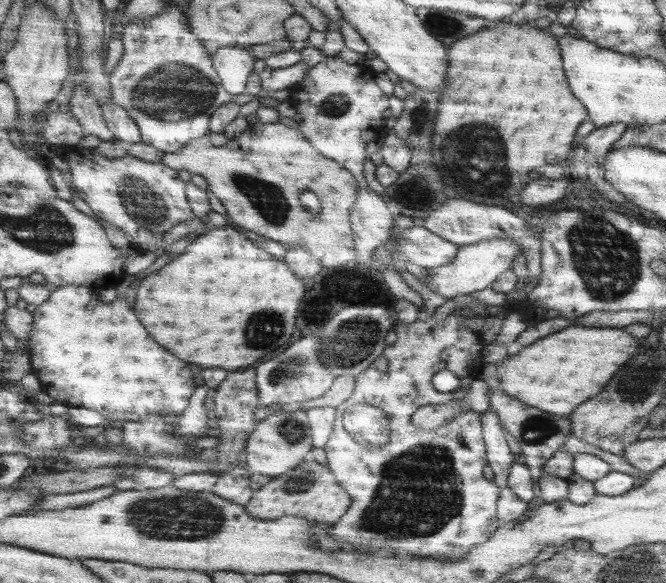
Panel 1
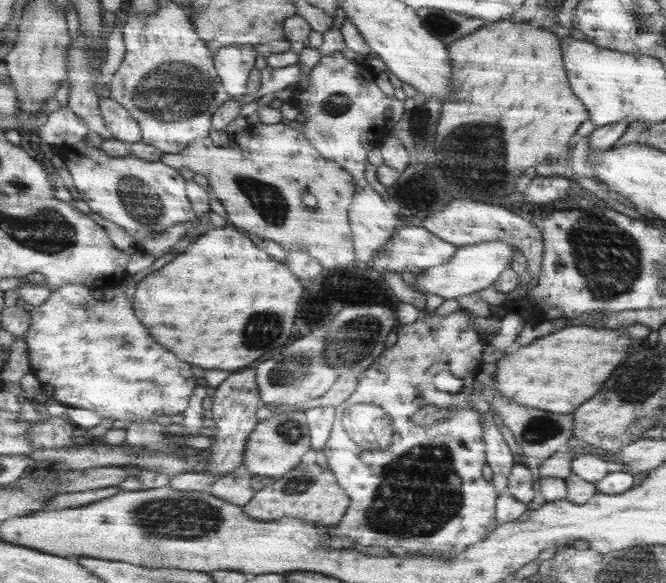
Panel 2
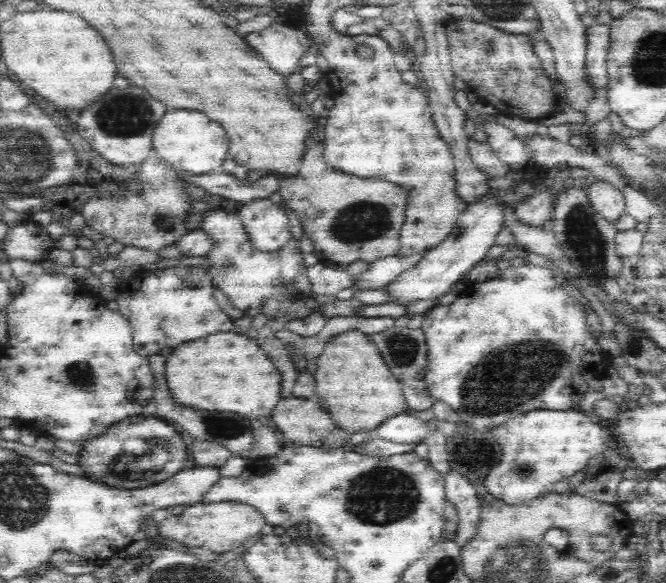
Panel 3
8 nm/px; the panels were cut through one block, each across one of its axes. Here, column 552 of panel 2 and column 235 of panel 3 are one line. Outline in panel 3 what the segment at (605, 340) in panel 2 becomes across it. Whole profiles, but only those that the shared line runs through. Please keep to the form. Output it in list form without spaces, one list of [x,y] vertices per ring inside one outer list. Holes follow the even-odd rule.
[[[222,332],[182,344],[166,360],[166,376],[168,386],[180,404],[204,410],[228,410],[230,414],[248,418],[254,428],[254,444],[250,448],[252,462],[258,458],[272,458],[286,446],[284,436],[278,434],[272,422],[274,406],[282,400],[282,374],[256,340],[244,334]]]

